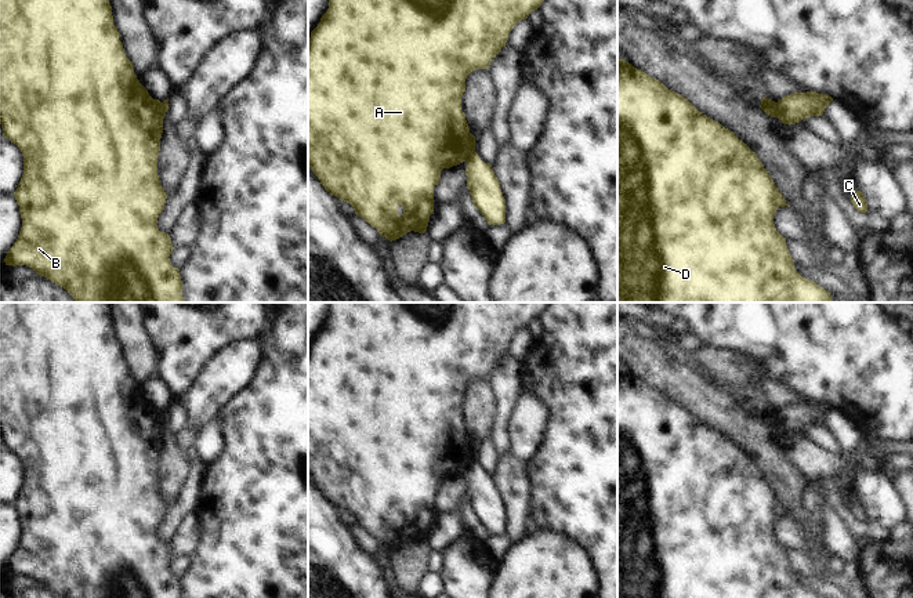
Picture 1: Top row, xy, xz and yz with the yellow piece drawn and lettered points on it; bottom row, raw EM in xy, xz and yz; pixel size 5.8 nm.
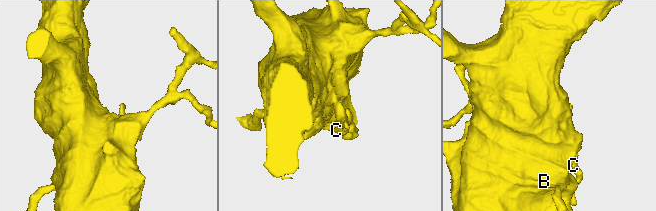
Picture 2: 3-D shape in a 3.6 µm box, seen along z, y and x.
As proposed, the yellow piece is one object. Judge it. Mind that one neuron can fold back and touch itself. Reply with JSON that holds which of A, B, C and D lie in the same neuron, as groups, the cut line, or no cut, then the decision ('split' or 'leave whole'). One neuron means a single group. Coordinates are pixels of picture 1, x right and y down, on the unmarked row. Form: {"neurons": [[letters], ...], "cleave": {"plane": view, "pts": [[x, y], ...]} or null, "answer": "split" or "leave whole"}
{"neurons": [["A", "B", "D"], ["C"]], "cleave": {"plane": "yz", "pts": [[775, 412], [779, 426], [786, 432]]}, "answer": "split"}

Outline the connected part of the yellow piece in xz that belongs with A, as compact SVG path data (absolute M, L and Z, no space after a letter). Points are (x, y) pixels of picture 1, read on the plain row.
M329 302L329 318L308 348L308 475L323 497L349 512L355 523L392 551L410 540L425 543L434 523L434 496L441 481L467 471L475 461L475 446L470 442L461 406L465 388L475 378L488 378L508 349L512 337L537 319L548 302Z

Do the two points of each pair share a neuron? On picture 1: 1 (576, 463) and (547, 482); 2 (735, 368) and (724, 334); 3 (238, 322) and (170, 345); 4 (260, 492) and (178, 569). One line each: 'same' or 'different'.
1: same
2: different
3: same
4: different

